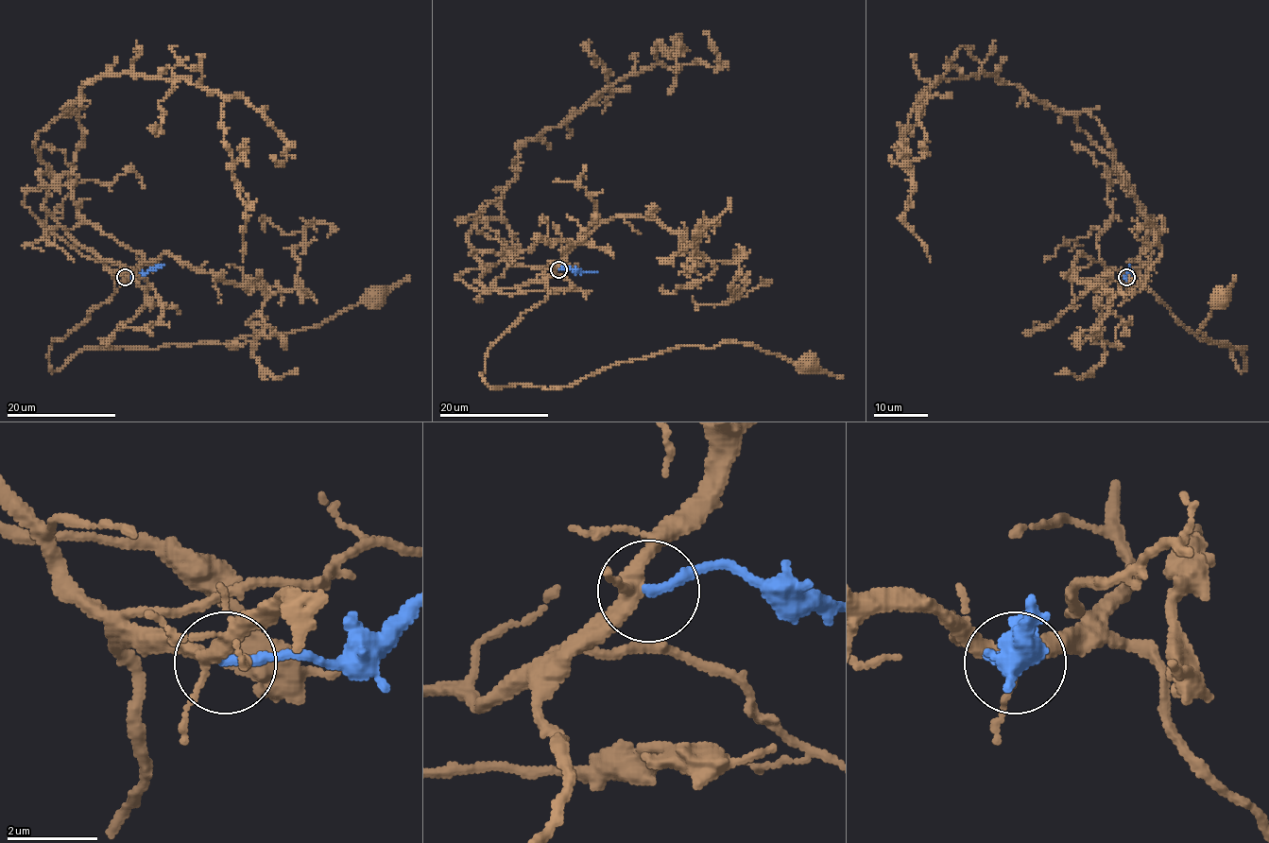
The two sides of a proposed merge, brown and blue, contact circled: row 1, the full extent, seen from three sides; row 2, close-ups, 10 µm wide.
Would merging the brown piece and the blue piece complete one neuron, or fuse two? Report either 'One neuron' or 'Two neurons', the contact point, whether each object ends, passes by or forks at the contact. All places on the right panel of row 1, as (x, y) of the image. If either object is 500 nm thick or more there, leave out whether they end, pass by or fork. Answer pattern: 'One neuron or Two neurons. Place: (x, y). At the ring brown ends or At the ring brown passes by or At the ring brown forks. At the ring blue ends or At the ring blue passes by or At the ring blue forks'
Two neurons. Place: (1126, 277). At the ring brown forks. At the ring blue ends

